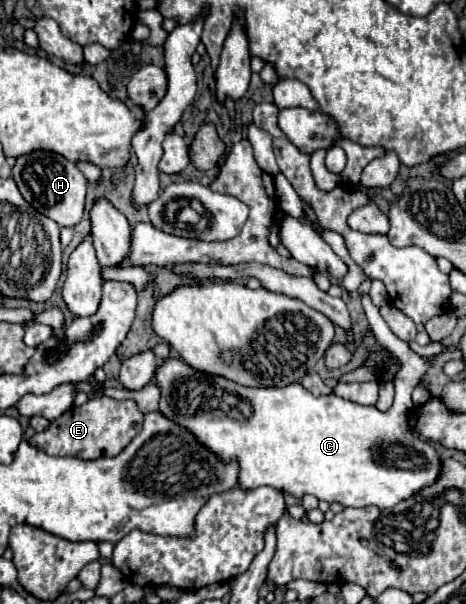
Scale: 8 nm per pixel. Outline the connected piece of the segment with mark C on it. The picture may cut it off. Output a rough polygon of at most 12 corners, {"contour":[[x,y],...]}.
{"contour":[[365,316],[401,370],[381,412],[171,358],[159,410],[239,486],[393,508],[441,456],[405,420],[435,356]]}

